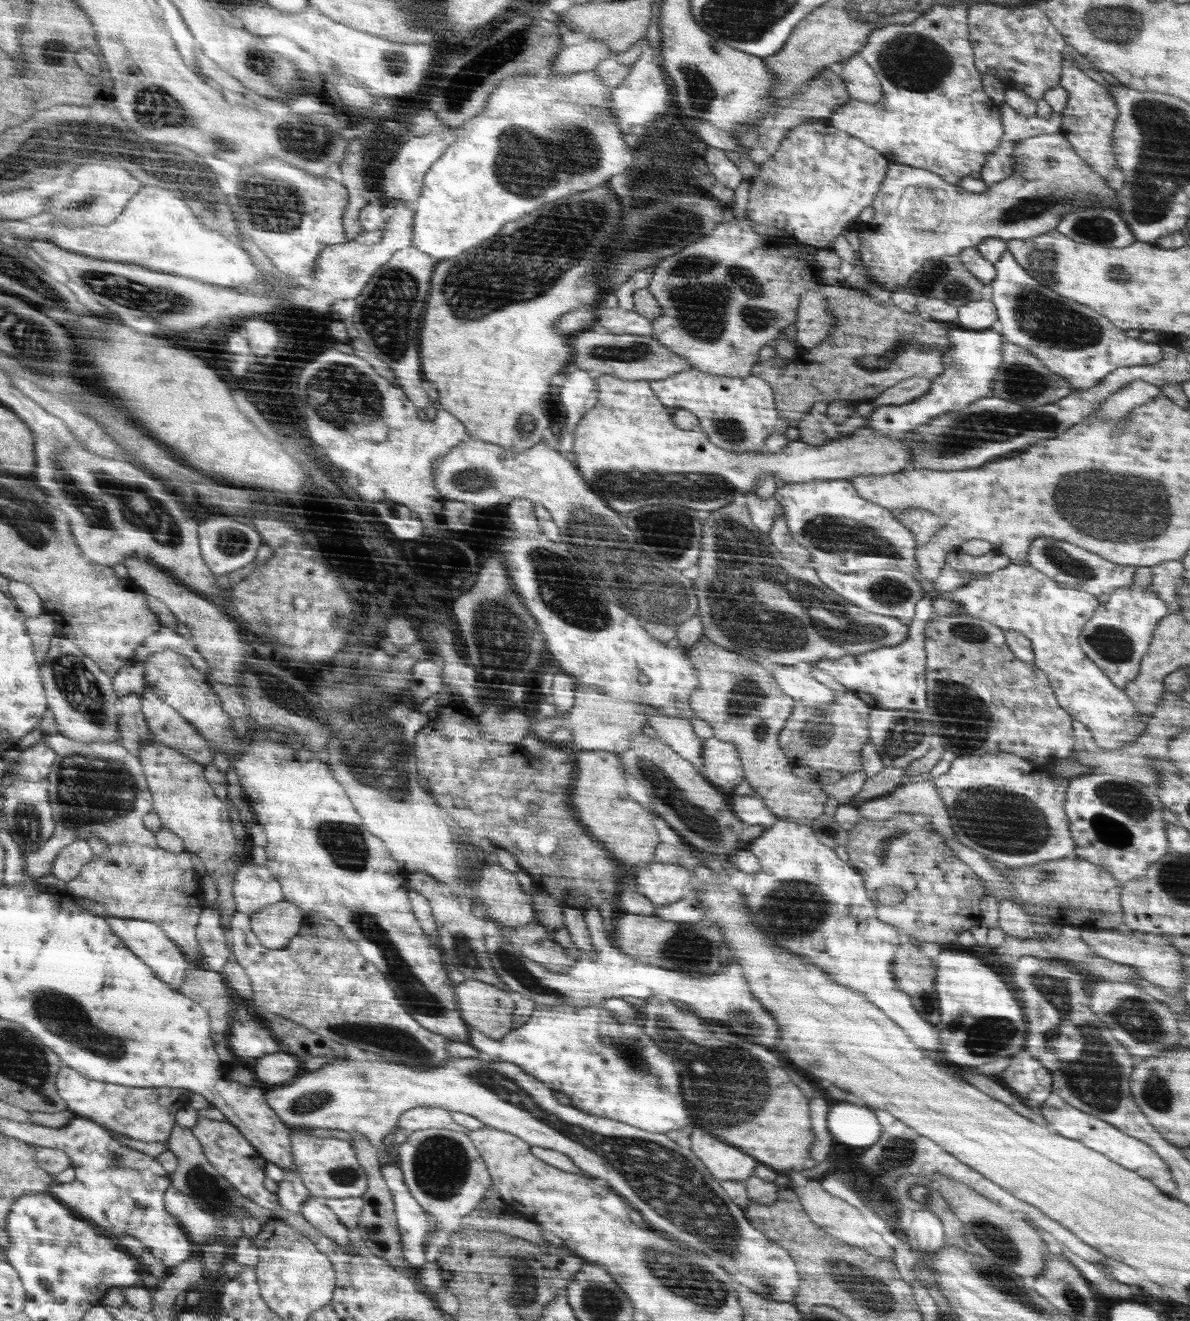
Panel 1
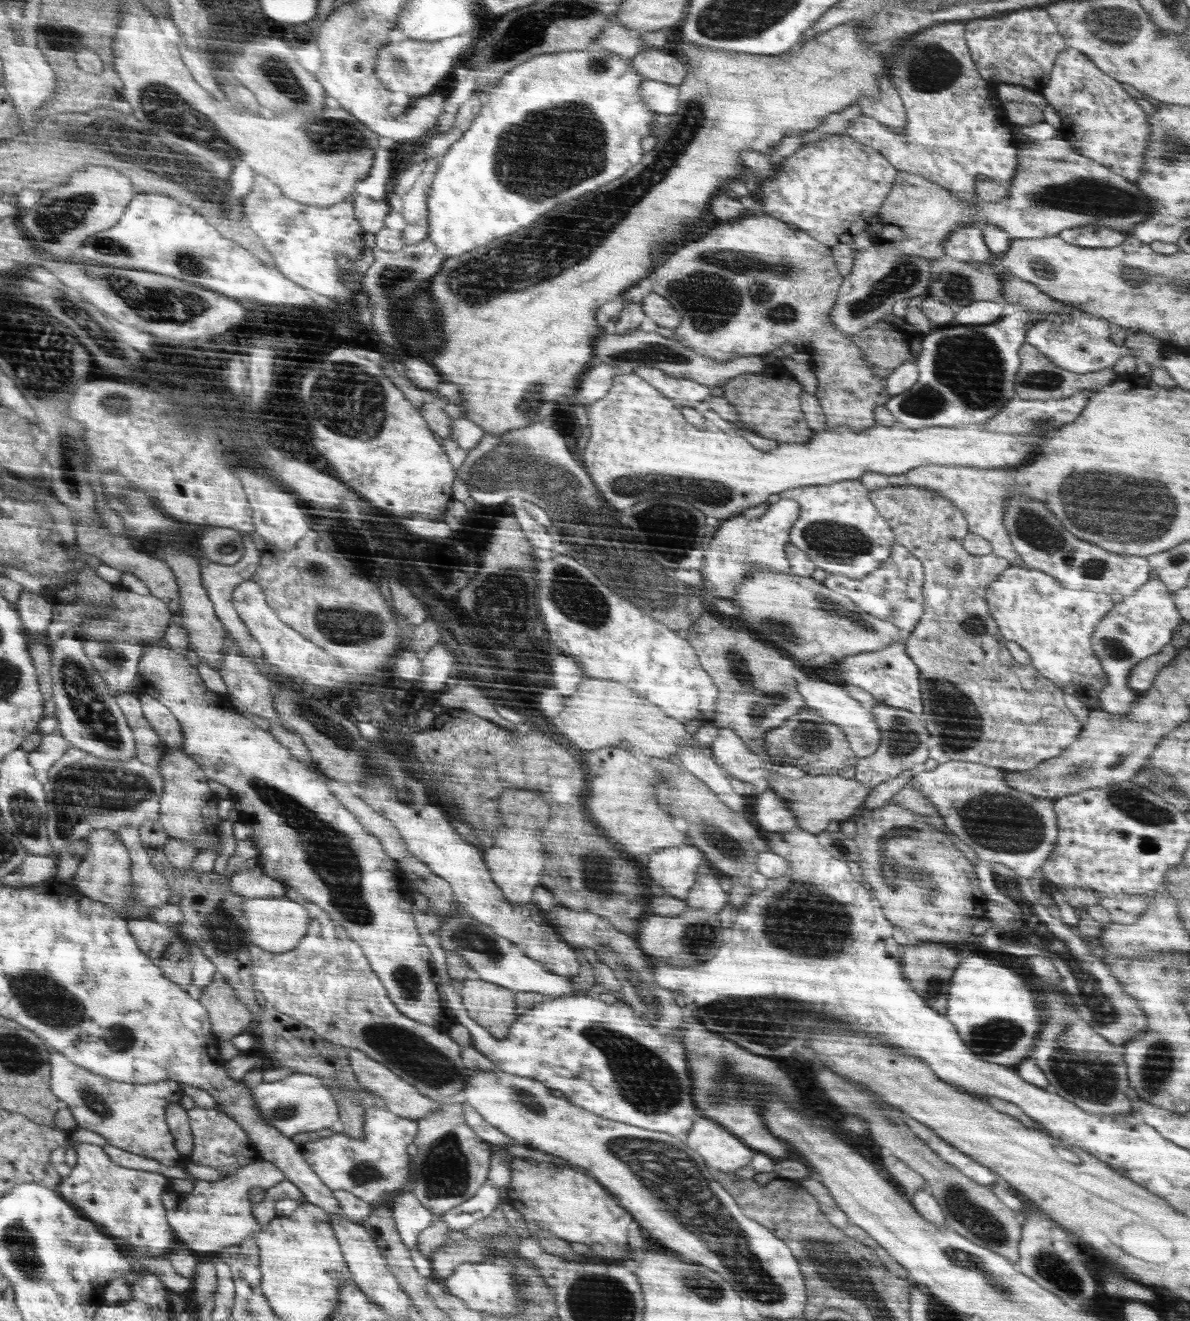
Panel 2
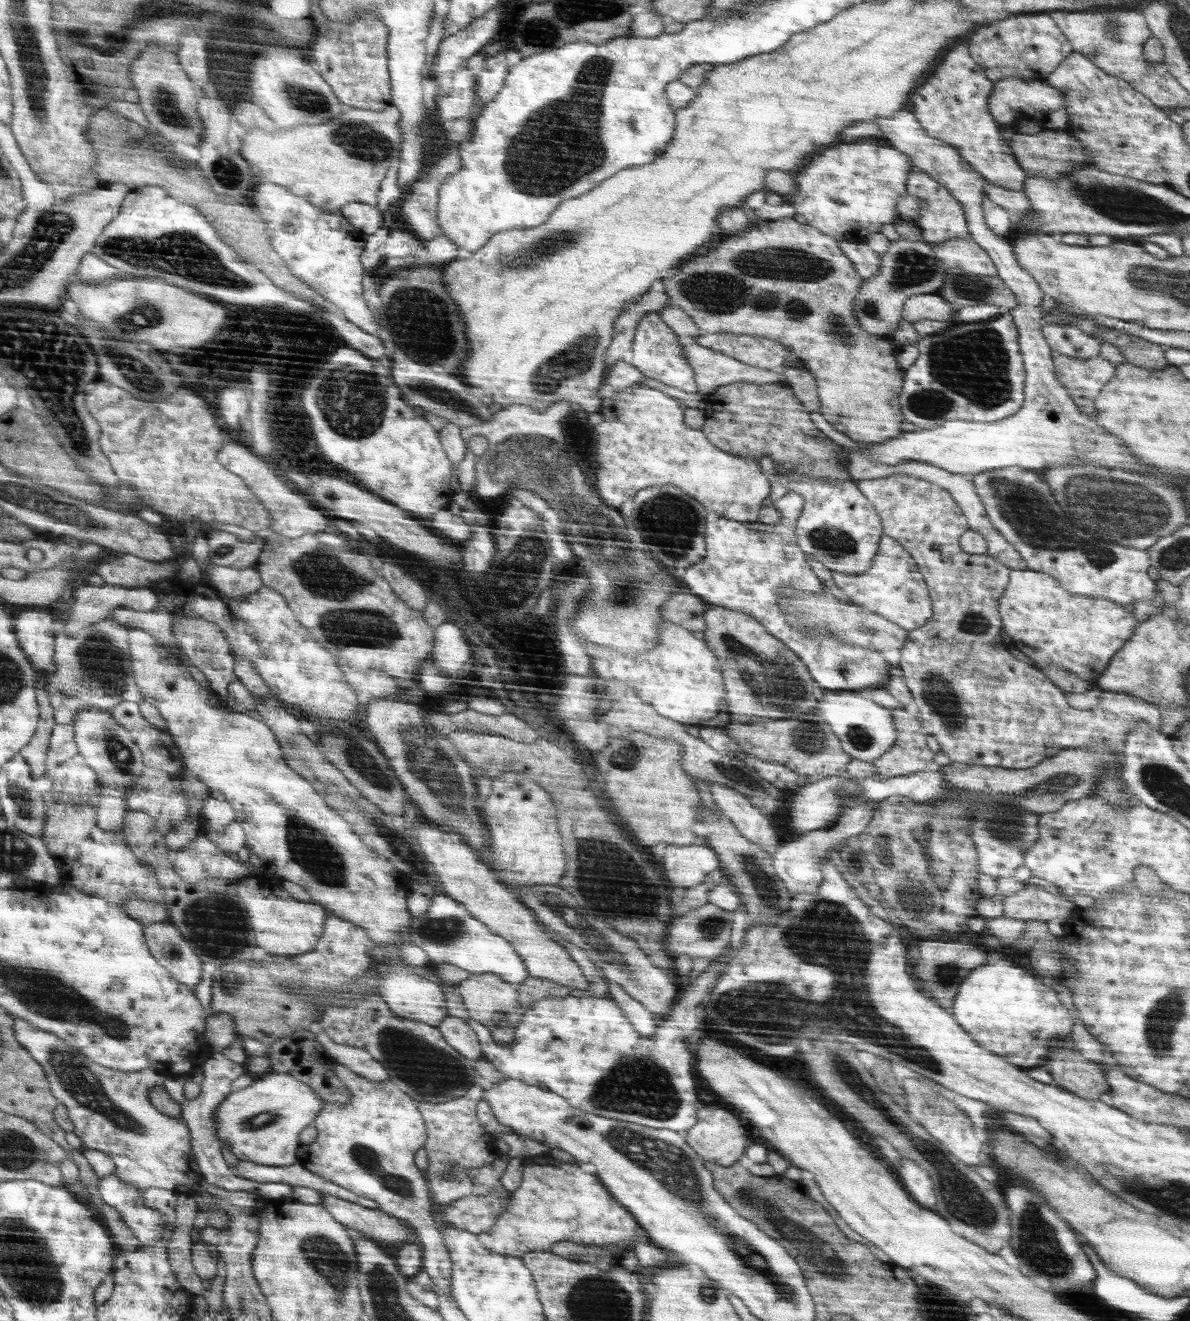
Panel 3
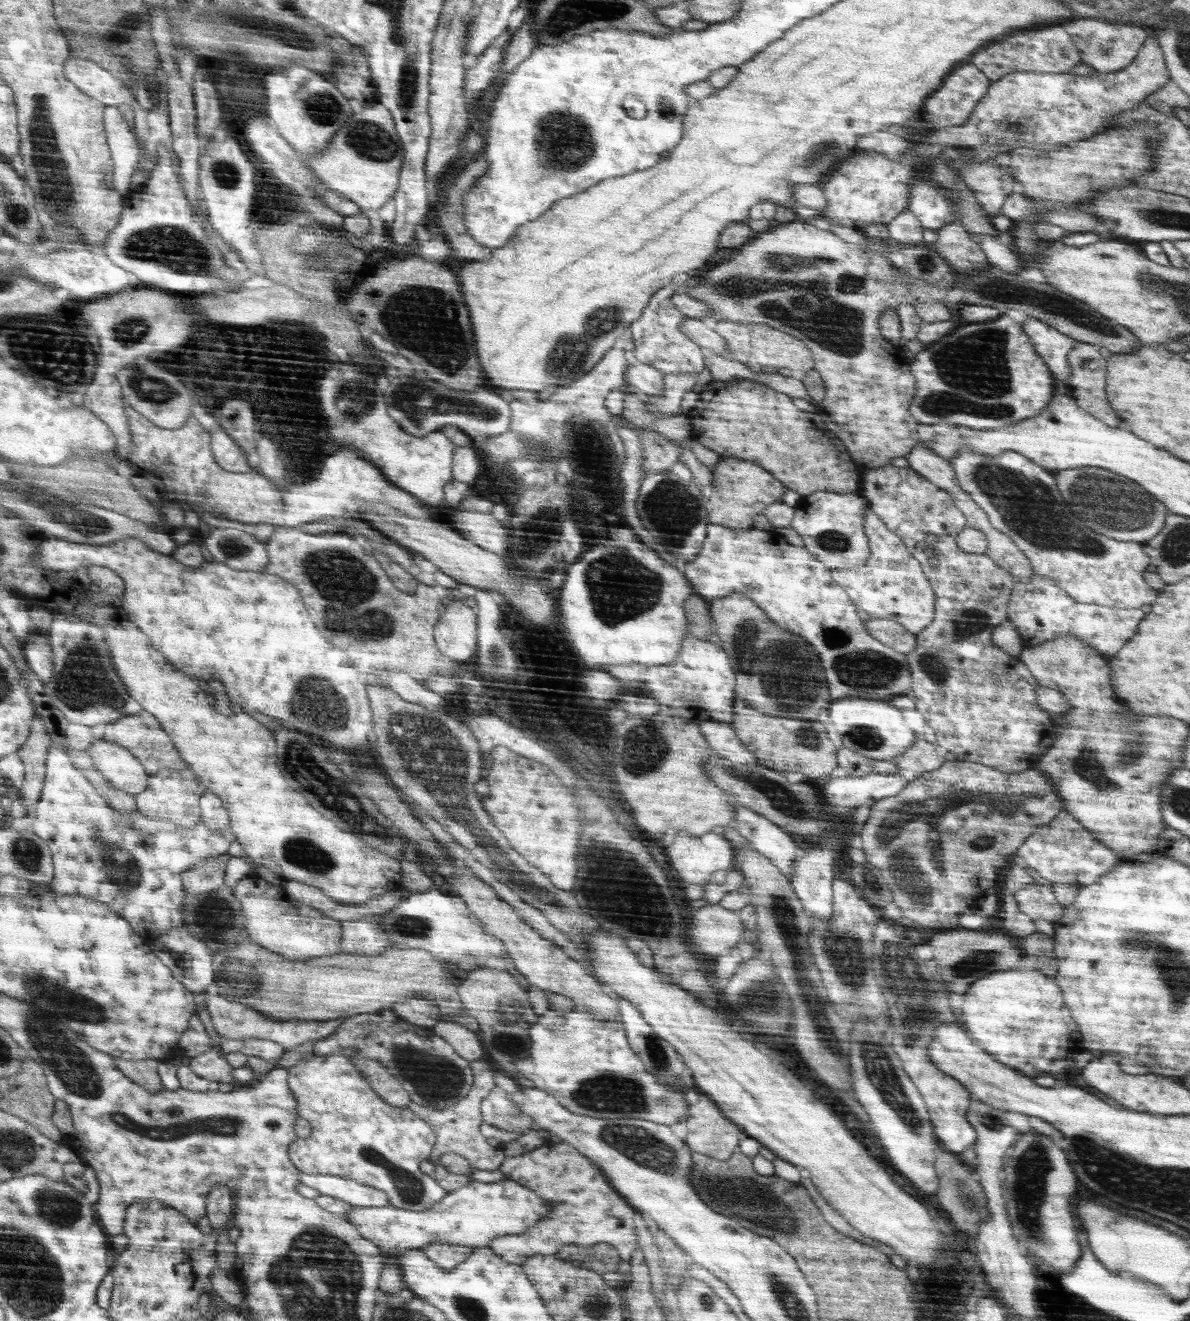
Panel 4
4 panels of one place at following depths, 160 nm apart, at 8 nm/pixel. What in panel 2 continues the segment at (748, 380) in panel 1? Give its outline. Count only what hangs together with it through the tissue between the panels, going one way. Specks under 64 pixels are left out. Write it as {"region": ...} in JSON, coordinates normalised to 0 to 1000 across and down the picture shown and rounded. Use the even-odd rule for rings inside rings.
{"region":[[[539,276],[532,280],[536,285],[545,288],[550,294],[552,294],[557,299],[571,308],[585,308],[595,300],[608,300],[608,290],[604,290],[601,294],[595,294],[580,286],[565,285],[556,280]]]}

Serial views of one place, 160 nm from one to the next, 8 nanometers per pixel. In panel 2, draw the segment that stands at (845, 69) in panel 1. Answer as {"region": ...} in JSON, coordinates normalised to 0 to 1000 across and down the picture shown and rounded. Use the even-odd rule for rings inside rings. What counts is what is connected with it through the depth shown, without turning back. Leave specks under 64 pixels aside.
{"region":[[[738,58],[739,74],[722,74],[721,79],[727,88],[739,91],[750,101],[758,101],[761,97],[761,84],[755,72],[755,67],[747,61],[746,59]]]}

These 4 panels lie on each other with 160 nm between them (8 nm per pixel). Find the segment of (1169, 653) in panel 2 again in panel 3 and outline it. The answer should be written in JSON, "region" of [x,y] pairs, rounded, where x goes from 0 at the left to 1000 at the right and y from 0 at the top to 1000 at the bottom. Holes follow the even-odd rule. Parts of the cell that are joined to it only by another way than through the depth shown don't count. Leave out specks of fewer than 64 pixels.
{"region":[[[755,358],[753,360],[746,360],[746,362],[739,362],[738,363],[723,363],[720,365],[721,372],[727,374],[731,379],[734,380],[734,385],[737,386],[738,391],[741,392],[741,397],[743,397],[743,405],[749,406],[753,410],[756,410],[758,413],[765,419],[767,423],[771,425],[771,428],[776,435],[777,441],[781,444],[781,450],[782,451],[784,460],[784,467],[781,469],[777,474],[771,475],[770,477],[764,478],[764,481],[761,489],[757,491],[757,497],[755,506],[758,509],[758,512],[761,514],[761,519],[766,524],[766,530],[770,530],[770,534],[771,534],[771,539],[773,539],[773,544],[777,545],[778,553],[782,555],[785,559],[789,562],[790,569],[792,569],[798,574],[800,577],[813,579],[824,579],[826,581],[842,581],[842,581],[851,581],[851,582],[863,582],[866,581],[871,581],[872,578],[876,578],[879,575],[887,572],[891,568],[896,566],[906,565],[906,565],[917,565],[917,563],[925,563],[929,562],[934,568],[945,568],[945,562],[947,562],[947,557],[949,557],[949,553],[957,547],[961,545],[968,553],[971,554],[976,553],[976,542],[973,536],[967,531],[963,531],[959,528],[950,527],[945,524],[933,524],[926,523],[924,525],[924,531],[921,534],[915,536],[914,537],[906,537],[901,536],[898,533],[896,534],[895,525],[889,519],[882,516],[881,512],[874,509],[874,506],[871,504],[866,504],[866,501],[861,498],[855,498],[849,494],[847,489],[841,484],[841,478],[844,477],[841,465],[839,463],[839,453],[845,447],[846,442],[848,442],[849,433],[850,432],[847,428],[842,427],[834,421],[818,421],[817,419],[811,418],[808,413],[808,406],[813,401],[812,394],[808,391],[808,386],[804,380],[801,378],[800,374],[797,373],[793,369],[784,366],[780,363],[774,363],[768,362],[768,360],[761,360]],[[839,544],[857,544],[857,547],[852,547],[850,551],[849,551],[849,545],[839,545]]]}

